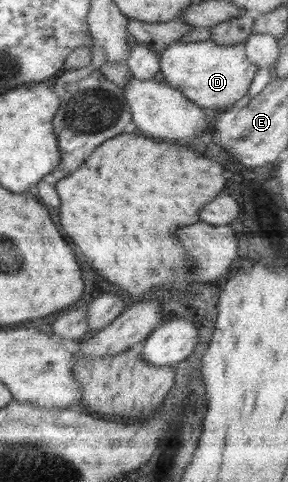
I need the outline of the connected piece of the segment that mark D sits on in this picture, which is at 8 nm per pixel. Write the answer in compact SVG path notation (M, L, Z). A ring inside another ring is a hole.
M210 40L204 42L174 42L159 52L162 80L172 88L182 92L188 100L207 111L224 108L240 100L246 92L257 71L246 56L243 44L216 45Z

